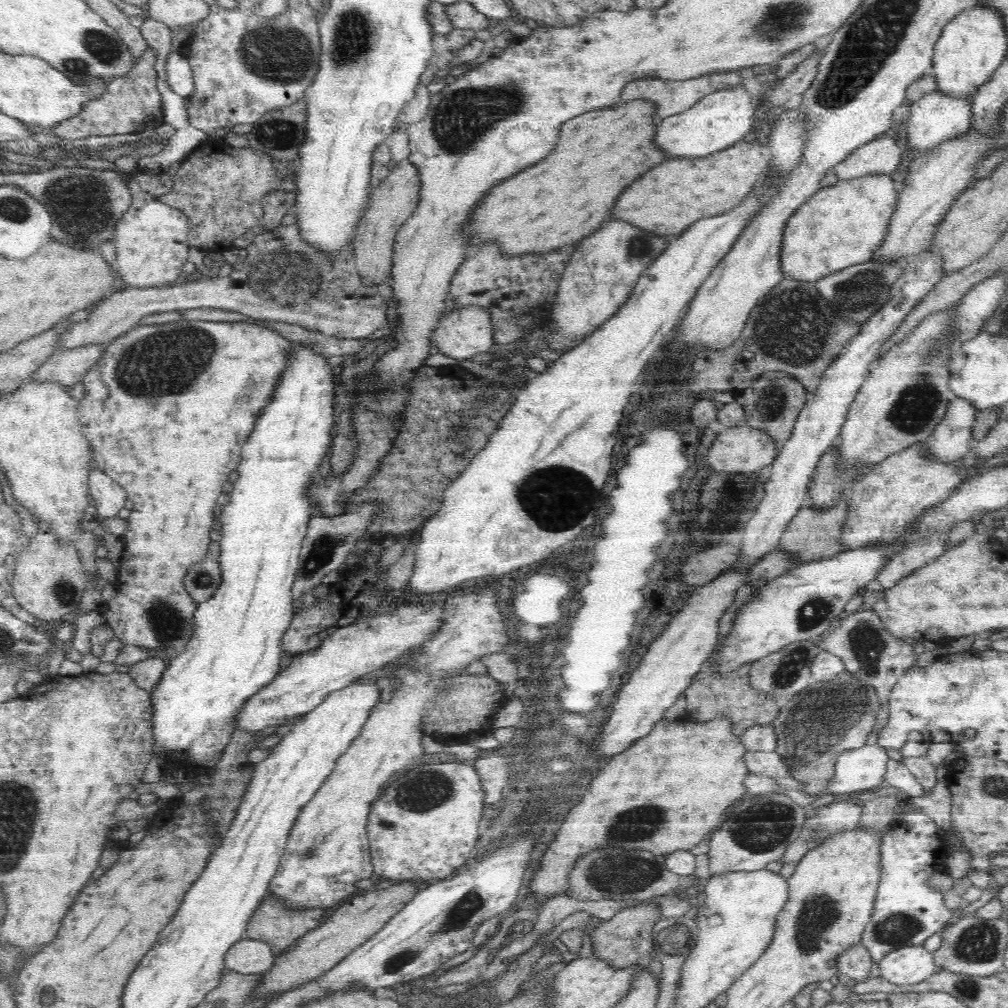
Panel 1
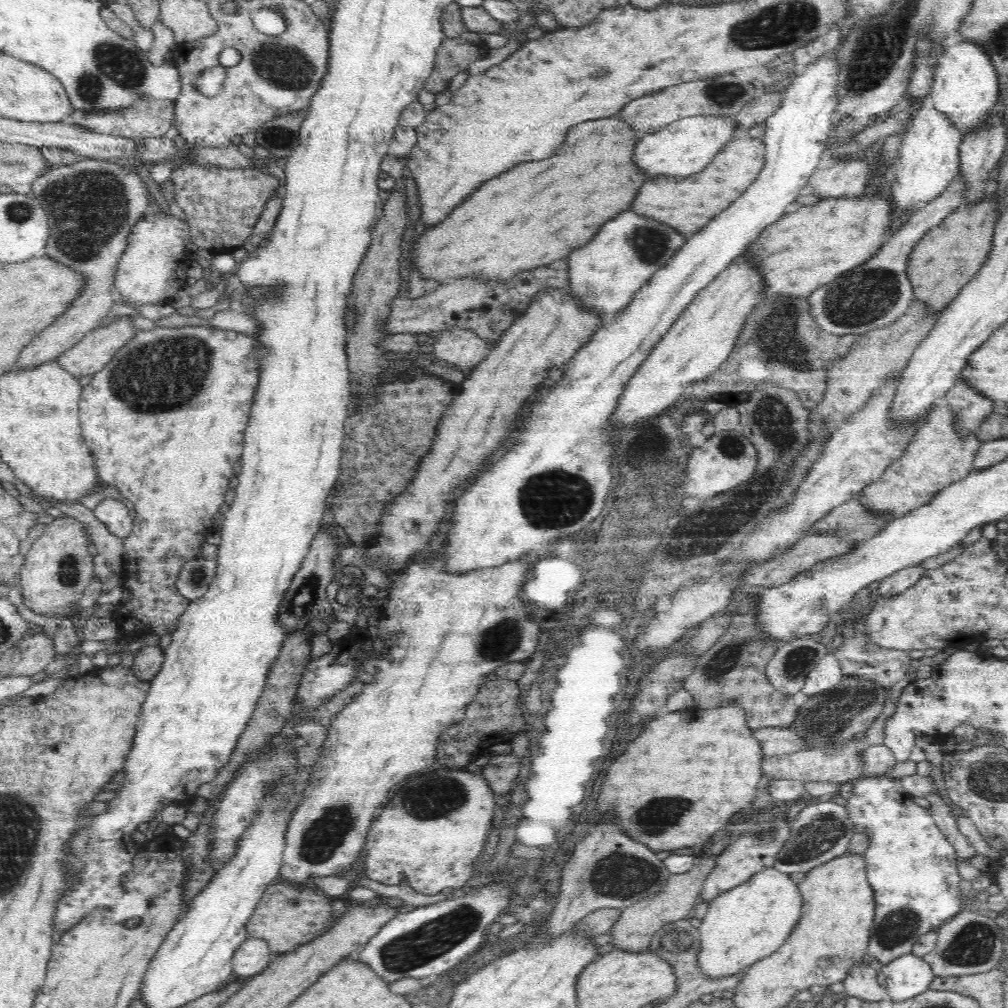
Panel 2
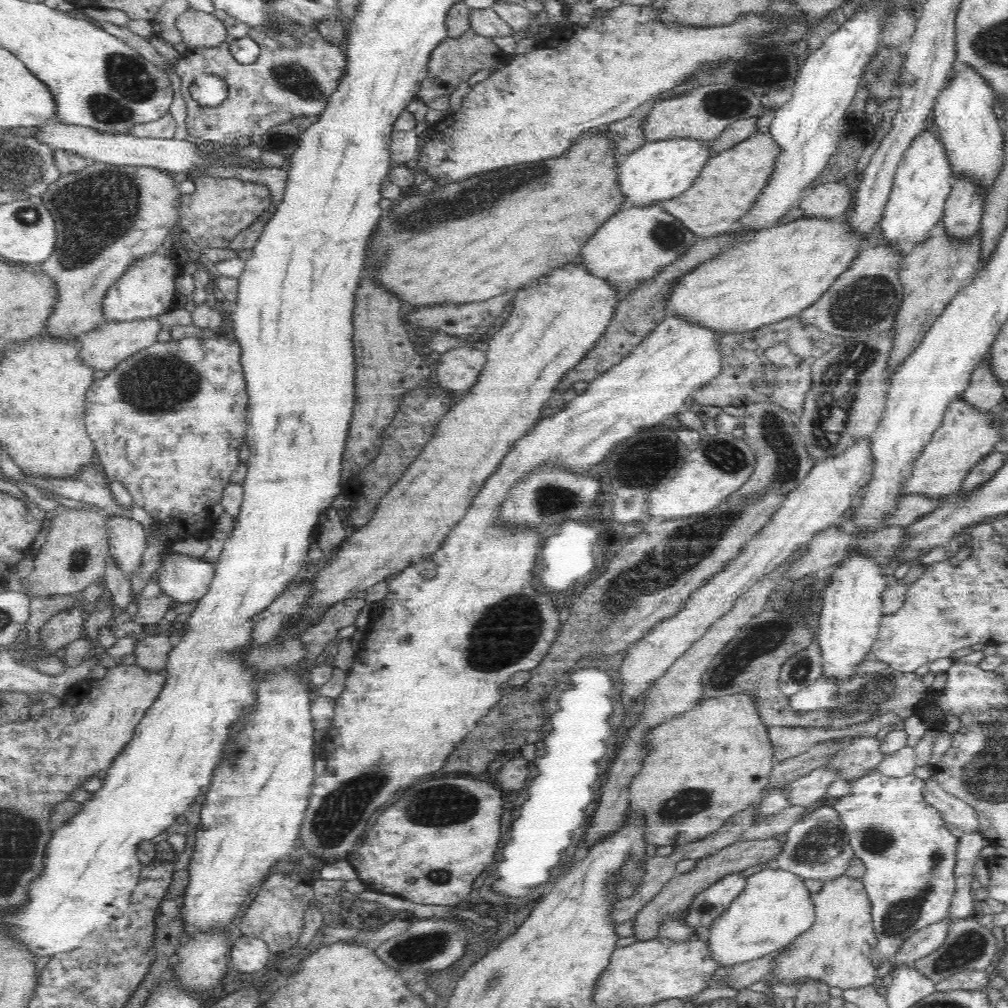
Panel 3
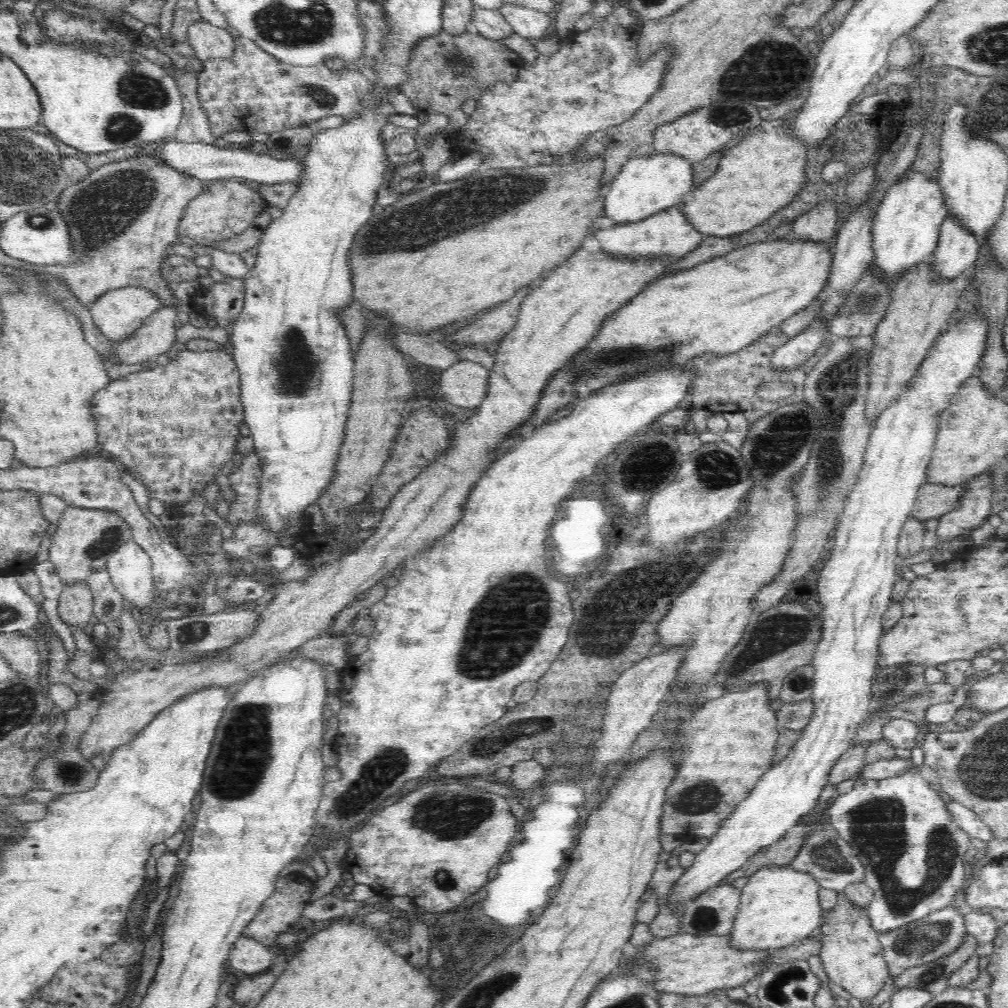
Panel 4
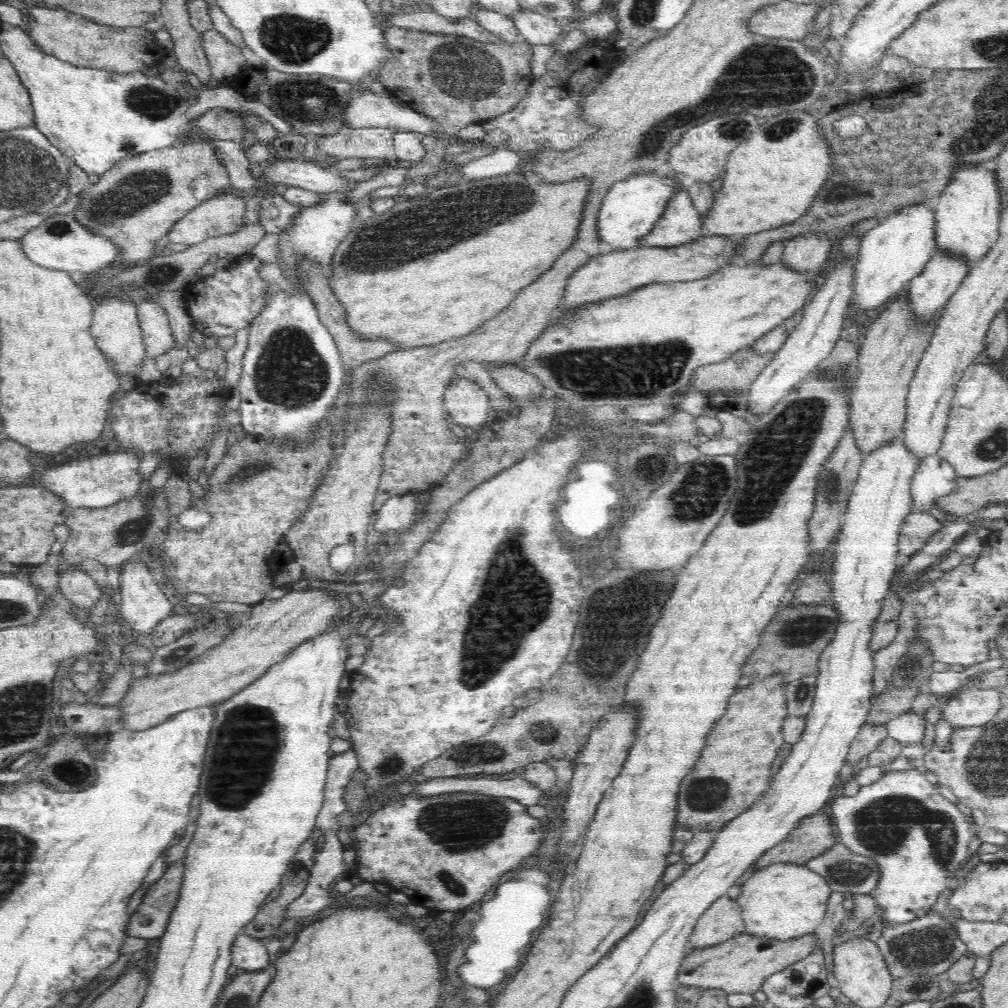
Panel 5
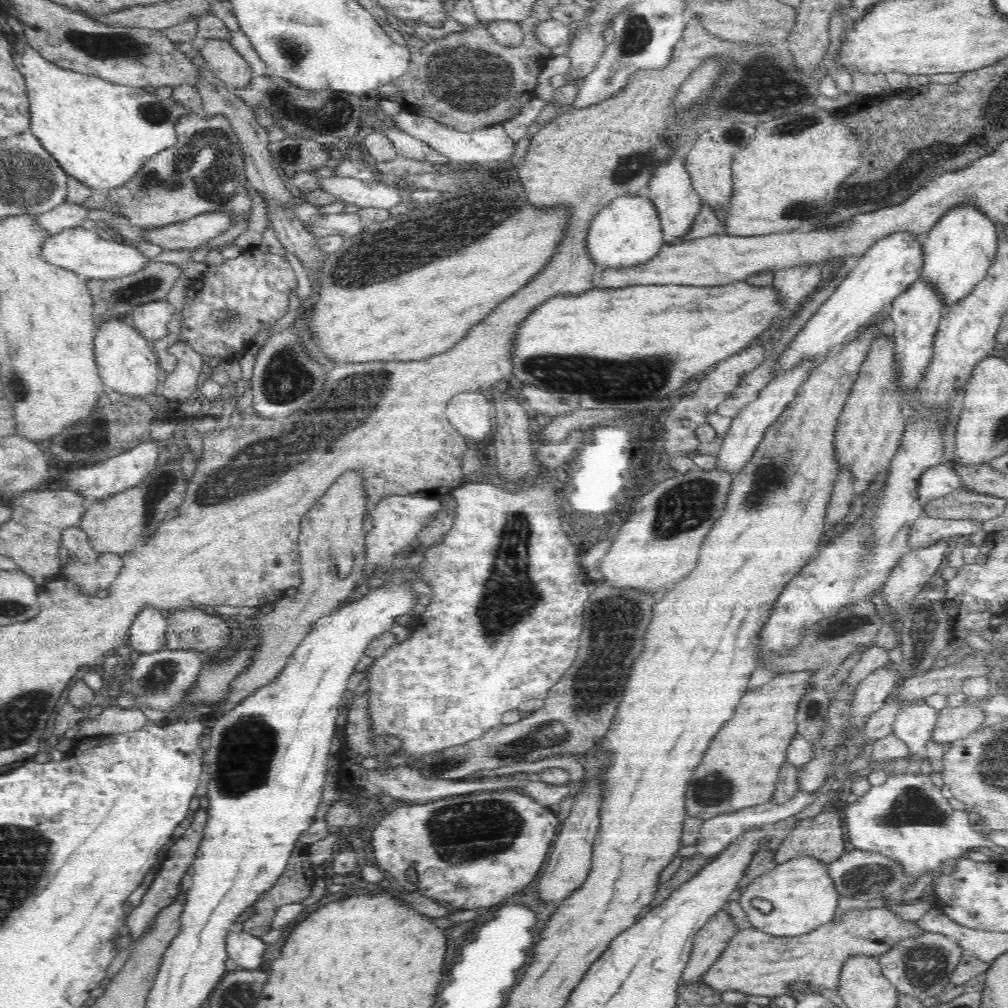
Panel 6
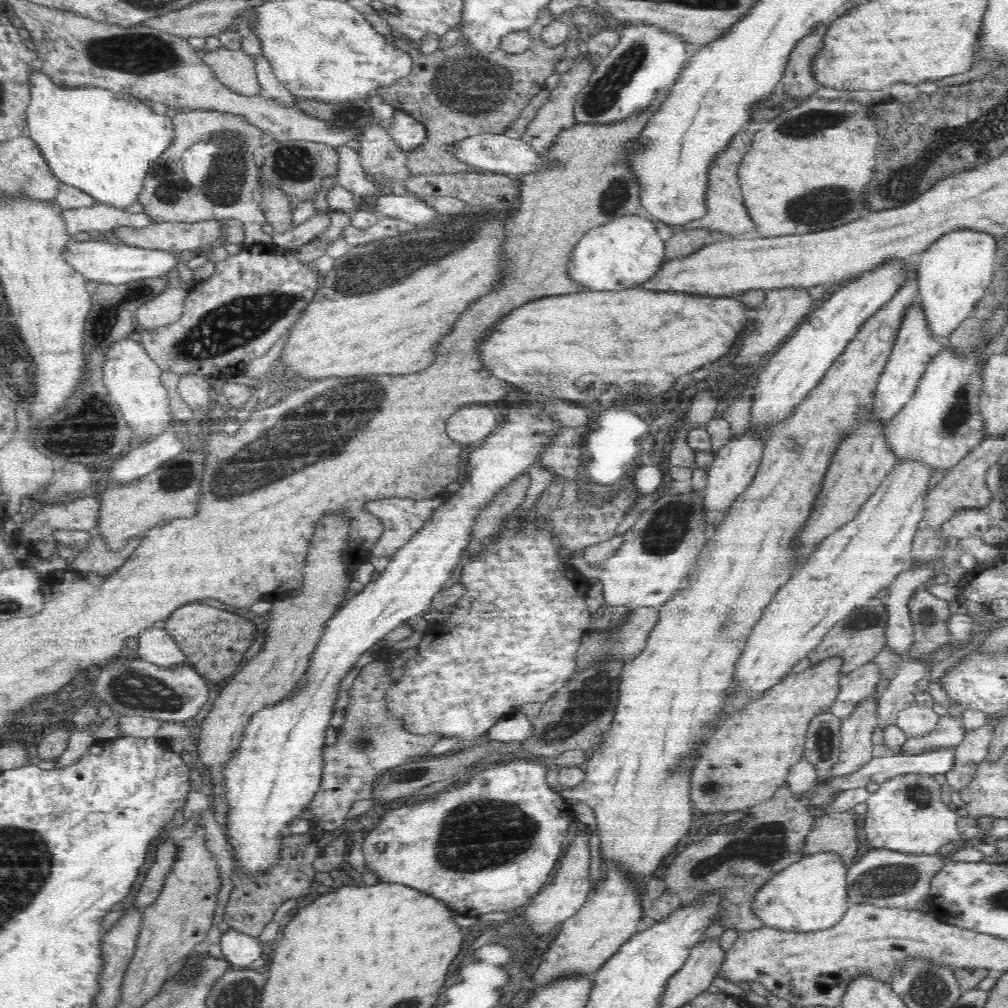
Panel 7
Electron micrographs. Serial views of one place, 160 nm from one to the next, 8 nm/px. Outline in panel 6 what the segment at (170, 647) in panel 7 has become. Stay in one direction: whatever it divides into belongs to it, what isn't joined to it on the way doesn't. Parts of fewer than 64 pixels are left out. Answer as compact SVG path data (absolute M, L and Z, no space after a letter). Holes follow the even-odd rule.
M144 608L138 612L129 630L129 646L133 652L150 654L166 646L166 613L157 608Z

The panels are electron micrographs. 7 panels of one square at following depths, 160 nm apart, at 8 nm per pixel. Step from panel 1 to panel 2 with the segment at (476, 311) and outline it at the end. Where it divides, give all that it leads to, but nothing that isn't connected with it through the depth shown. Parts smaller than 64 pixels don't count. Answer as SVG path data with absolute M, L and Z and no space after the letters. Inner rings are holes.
M448 328L434 338L433 352L436 358L450 362L465 373L474 371L488 356L491 347L491 343L463 328Z

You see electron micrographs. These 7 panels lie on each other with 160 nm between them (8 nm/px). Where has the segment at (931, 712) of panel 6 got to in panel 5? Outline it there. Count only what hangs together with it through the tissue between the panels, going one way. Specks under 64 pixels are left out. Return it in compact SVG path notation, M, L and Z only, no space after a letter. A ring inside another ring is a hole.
M910 710L892 718L886 724L889 737L901 742L903 745L922 742L926 736L926 721L922 715Z

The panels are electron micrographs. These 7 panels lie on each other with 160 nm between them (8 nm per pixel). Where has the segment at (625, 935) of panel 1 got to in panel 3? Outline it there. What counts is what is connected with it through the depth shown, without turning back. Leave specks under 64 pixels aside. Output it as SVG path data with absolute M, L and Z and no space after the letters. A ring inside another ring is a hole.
M774 836L766 839L736 841L722 848L722 850L714 852L714 854L703 857L692 871L684 874L680 873L680 875L668 880L668 884L646 906L642 907L642 910L639 910L638 914L634 916L633 927L635 931L632 935L637 937L638 942L657 939L660 926L662 926L662 919L666 917L682 919L698 893L710 888L714 882L722 880L724 876L738 874L738 872L742 872L750 866L758 866L758 864L766 864L766 862L772 862L773 864L776 858L780 856L782 848L783 843Z

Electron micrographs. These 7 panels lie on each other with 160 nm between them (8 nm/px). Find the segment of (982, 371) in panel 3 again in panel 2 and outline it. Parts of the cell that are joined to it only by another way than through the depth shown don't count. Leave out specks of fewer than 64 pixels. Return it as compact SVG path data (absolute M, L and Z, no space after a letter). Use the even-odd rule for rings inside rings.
M962 382L948 390L944 403L954 413L954 427L960 437L967 437L974 429L982 426L990 413L1000 408L974 387Z

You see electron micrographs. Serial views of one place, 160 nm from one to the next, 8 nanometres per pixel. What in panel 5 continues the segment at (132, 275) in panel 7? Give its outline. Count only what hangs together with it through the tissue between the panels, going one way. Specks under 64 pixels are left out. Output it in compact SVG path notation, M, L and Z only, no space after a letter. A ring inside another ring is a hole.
M55 212L50 214L50 217L45 224L20 238L23 252L30 261L59 272L88 274L110 266L119 258L119 249L110 239L90 232L90 229L86 229L74 219L73 214L59 215Z

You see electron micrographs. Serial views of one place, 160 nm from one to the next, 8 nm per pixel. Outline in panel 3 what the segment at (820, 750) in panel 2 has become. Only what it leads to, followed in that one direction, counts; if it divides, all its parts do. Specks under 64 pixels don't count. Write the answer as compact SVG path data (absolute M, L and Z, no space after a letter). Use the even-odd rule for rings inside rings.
M881 736L875 738L856 737L842 742L842 750L823 766L832 767L842 779L852 781L877 768L885 759L880 749Z

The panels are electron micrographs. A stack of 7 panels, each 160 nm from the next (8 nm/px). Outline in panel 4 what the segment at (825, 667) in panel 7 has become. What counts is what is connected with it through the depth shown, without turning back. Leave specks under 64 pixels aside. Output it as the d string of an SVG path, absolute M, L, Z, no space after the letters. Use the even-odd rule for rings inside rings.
M756 683L744 692L734 692L710 700L692 718L688 718L682 724L682 736L684 736L682 740L686 744L682 744L680 748L678 778L674 778L674 782L668 788L664 806L666 810L660 820L662 822L660 832L674 834L682 842L691 842L702 837L710 838L720 828L722 821L750 794L754 784L758 784L758 780L774 766L775 762L770 758L774 756L774 746L779 738L776 724L776 712L770 706L766 683Z

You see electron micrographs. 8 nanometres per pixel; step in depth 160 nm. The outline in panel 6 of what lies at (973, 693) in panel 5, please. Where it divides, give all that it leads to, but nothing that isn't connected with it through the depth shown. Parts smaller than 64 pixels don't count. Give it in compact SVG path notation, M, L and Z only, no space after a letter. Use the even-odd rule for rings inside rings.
M964 703L957 707L946 706L937 713L931 741L943 745L963 740L978 730L984 715L982 705L970 707Z

